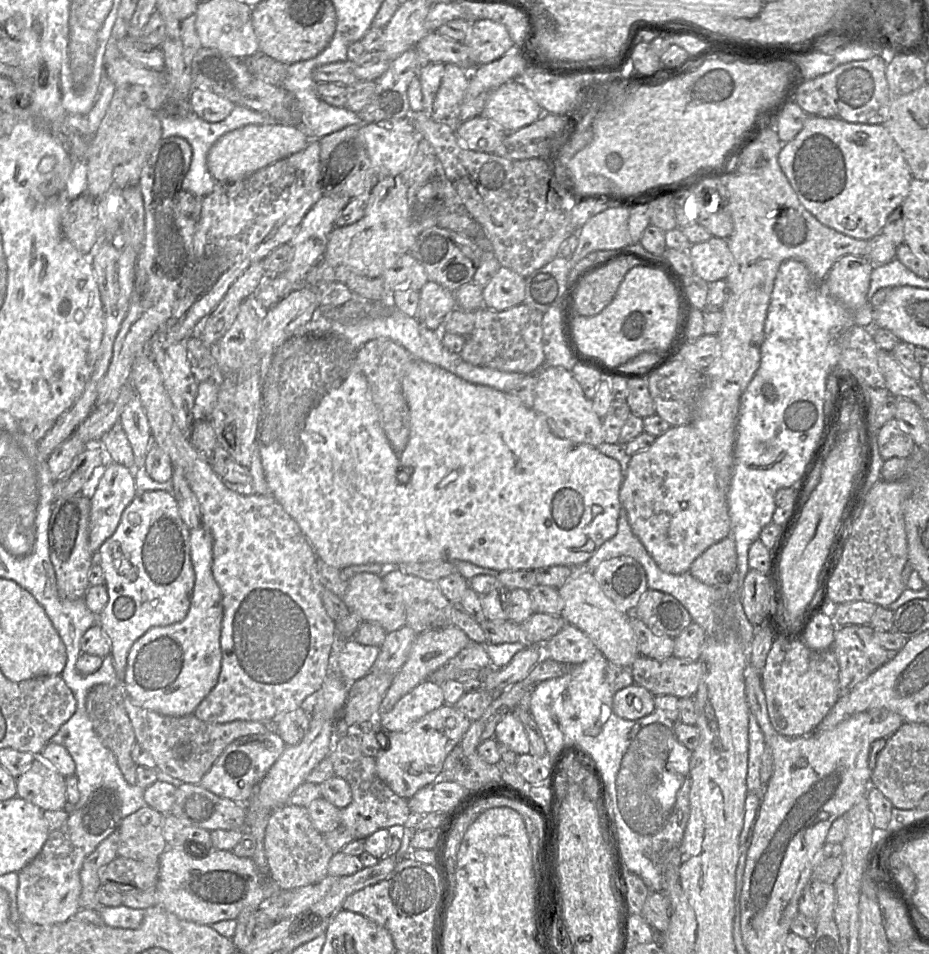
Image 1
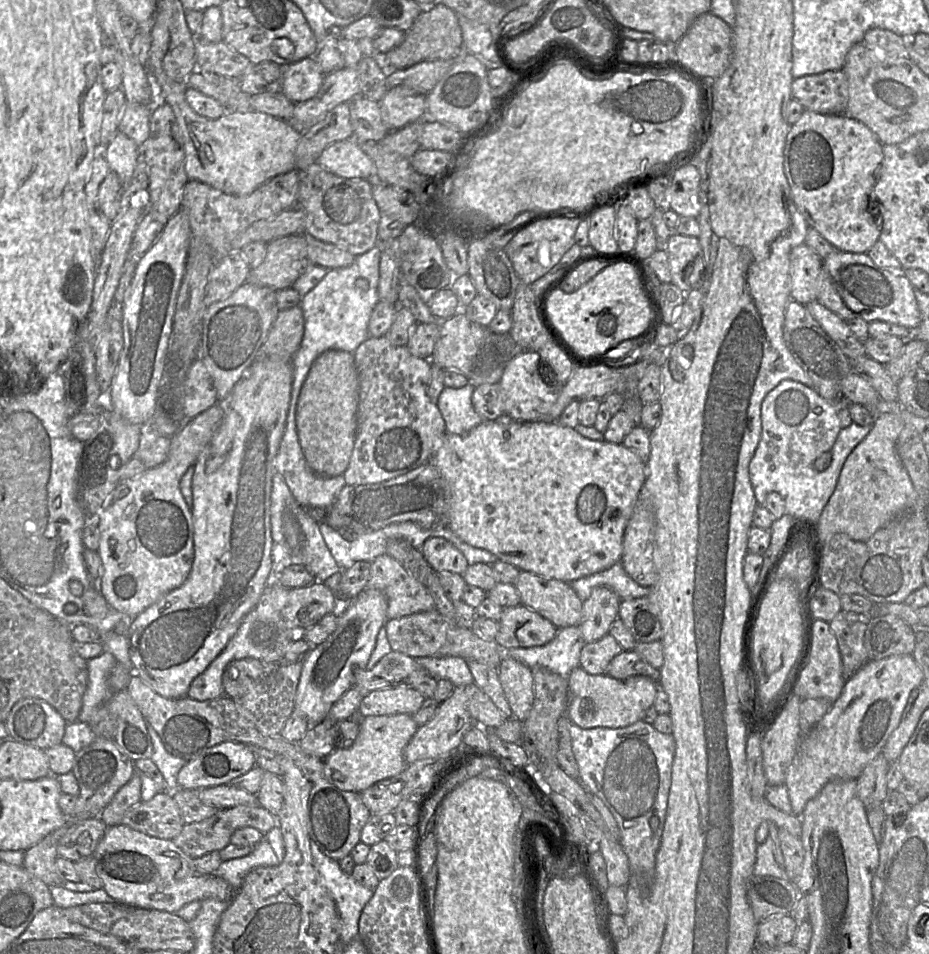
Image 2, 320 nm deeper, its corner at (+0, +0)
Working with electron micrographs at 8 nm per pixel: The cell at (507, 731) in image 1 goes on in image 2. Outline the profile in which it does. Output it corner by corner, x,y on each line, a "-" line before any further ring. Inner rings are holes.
503,653
498,676
513,717
523,723
534,701
532,669

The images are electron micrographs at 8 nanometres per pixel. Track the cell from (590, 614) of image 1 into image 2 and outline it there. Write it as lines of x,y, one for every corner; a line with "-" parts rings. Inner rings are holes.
522,570
514,585
520,595
521,603
548,619
558,629
579,625
583,601
579,599
569,583

